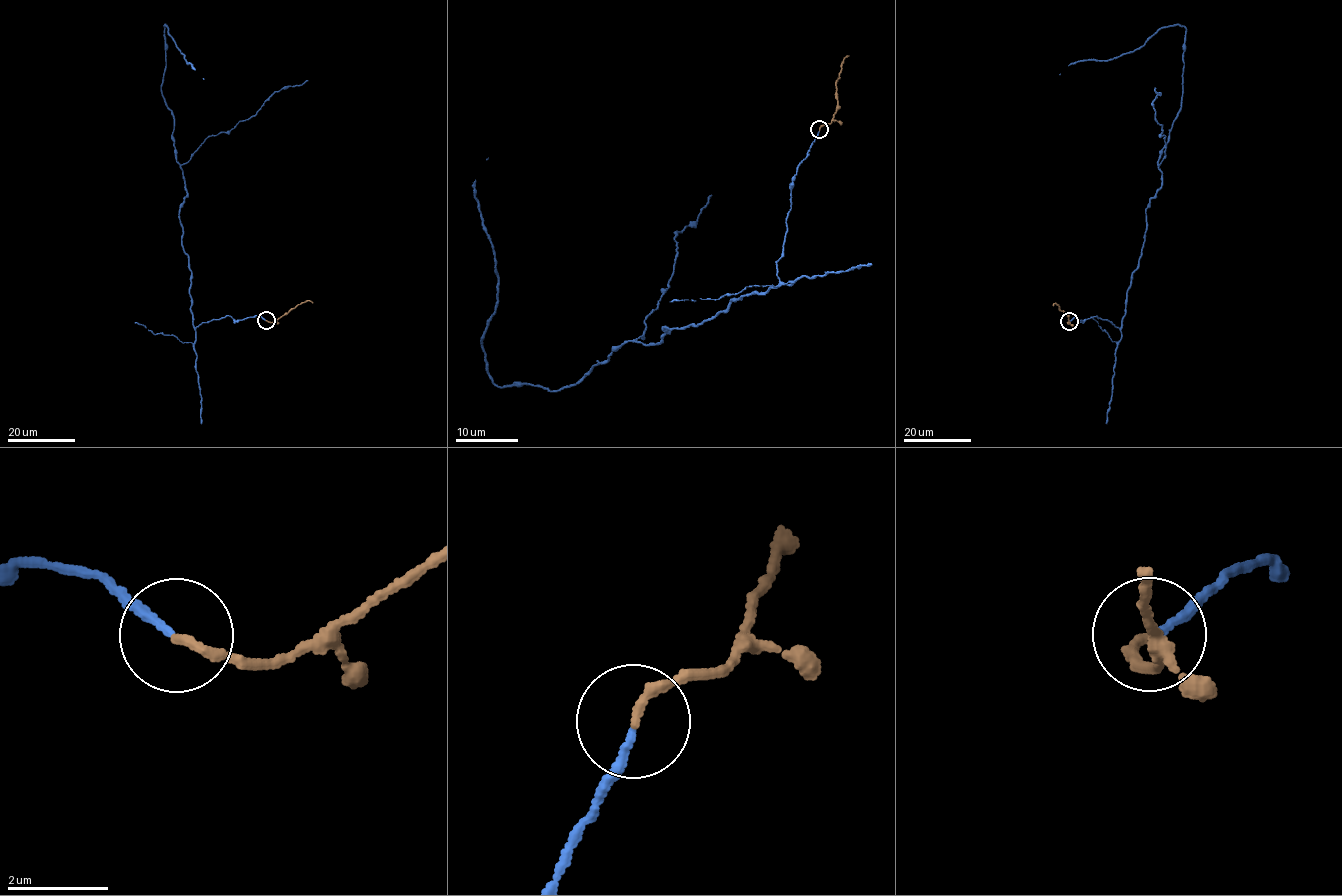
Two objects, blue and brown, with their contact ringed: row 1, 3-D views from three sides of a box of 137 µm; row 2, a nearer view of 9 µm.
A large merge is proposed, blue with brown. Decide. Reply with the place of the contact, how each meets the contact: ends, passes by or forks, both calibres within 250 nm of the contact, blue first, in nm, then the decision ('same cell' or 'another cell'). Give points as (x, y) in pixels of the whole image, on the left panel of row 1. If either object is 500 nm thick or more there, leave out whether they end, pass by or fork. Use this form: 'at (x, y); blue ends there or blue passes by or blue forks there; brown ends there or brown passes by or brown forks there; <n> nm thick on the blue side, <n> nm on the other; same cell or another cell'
at (266, 320); blue ends there; brown ends there; 140 nm thick on the blue side, 180 nm on the other; same cell

